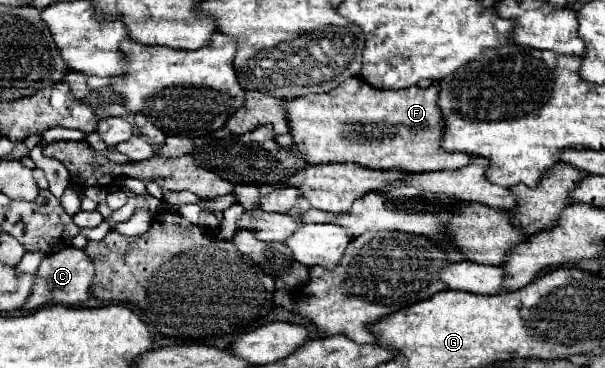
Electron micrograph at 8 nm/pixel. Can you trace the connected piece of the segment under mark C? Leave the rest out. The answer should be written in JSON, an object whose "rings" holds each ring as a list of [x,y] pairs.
{"rings":[[[67,246],[47,258],[43,258],[37,274],[35,274],[35,288],[31,292],[31,300],[27,300],[25,308],[27,310],[37,310],[41,306],[47,304],[65,304],[65,306],[75,306],[81,304],[85,300],[89,300],[91,292],[91,282],[93,282],[95,270],[93,270],[93,262],[91,258],[85,256],[83,250],[75,248],[75,246]]]}

